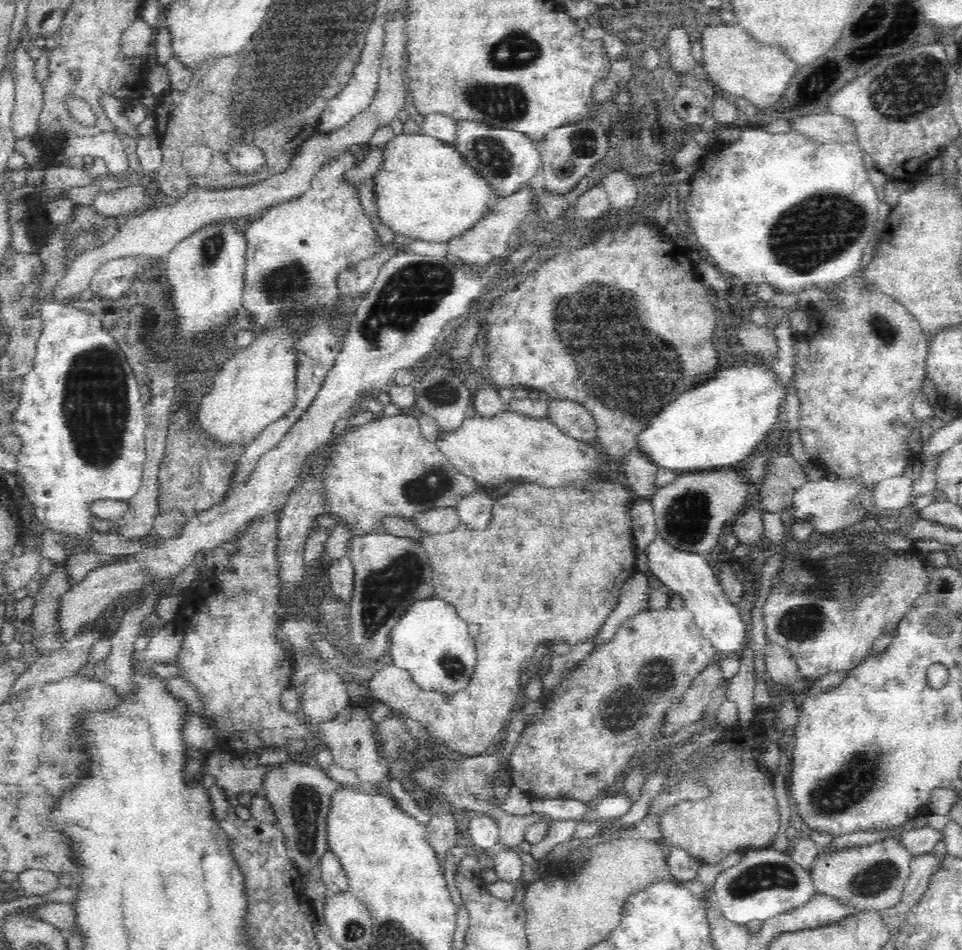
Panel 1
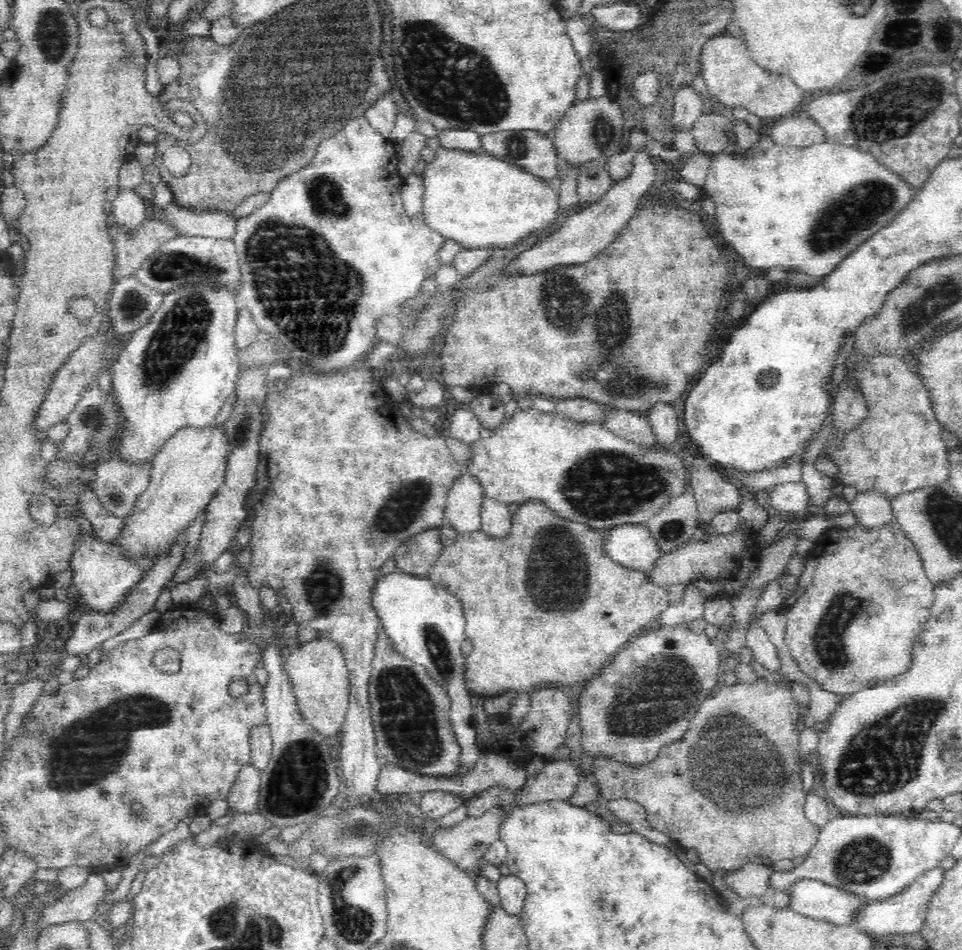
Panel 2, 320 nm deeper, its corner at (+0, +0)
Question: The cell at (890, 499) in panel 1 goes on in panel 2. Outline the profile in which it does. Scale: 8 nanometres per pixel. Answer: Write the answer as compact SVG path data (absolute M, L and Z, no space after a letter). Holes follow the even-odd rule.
M872 489L859 492L849 508L858 524L876 529L884 526L893 517L890 500L884 493Z

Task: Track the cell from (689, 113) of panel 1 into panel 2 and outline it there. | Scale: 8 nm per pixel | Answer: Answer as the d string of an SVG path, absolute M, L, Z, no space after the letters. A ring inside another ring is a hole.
M704 112L694 122L691 133L696 140L696 151L712 155L722 153L728 144L736 141L732 122L717 112Z

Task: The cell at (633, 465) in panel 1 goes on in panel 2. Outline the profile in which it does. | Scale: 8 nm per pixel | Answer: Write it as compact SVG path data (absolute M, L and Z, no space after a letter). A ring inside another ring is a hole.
M658 402L647 416L651 432L655 436L654 445L661 448L674 448L678 442L678 423L674 407Z

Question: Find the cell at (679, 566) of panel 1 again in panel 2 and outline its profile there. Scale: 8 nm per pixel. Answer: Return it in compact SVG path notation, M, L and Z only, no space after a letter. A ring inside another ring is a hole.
M646 523L623 524L612 528L607 537L607 554L627 568L650 573L663 558L663 551L652 537Z

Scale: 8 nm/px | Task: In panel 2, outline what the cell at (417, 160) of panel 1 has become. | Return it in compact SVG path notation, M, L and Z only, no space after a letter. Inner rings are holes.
M440 147L435 151L434 160L427 163L421 173L421 215L426 226L446 240L457 242L466 249L511 247L534 230L557 225L563 218L559 207L560 194L551 190L542 178L536 178L481 148L467 151Z

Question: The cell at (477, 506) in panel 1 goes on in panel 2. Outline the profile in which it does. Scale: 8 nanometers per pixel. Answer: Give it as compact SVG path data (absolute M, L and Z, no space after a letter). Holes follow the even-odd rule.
M482 497L480 505L481 531L493 538L504 538L511 527L508 505L490 497Z

